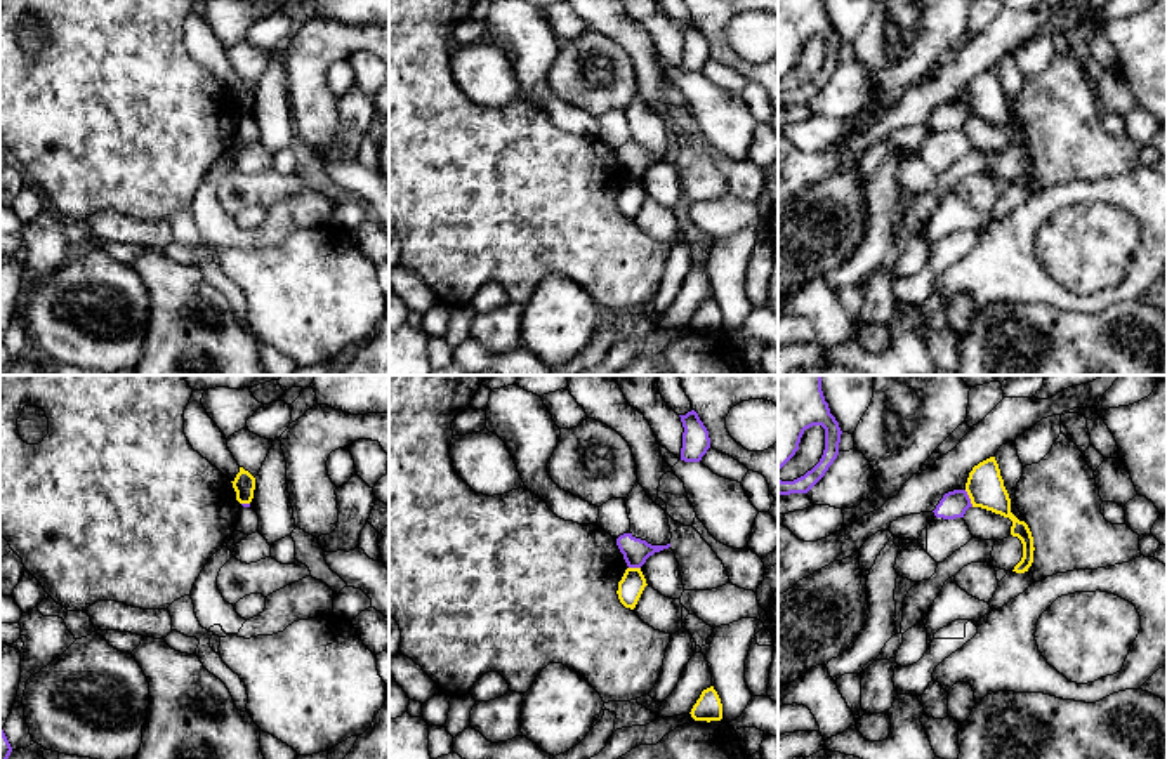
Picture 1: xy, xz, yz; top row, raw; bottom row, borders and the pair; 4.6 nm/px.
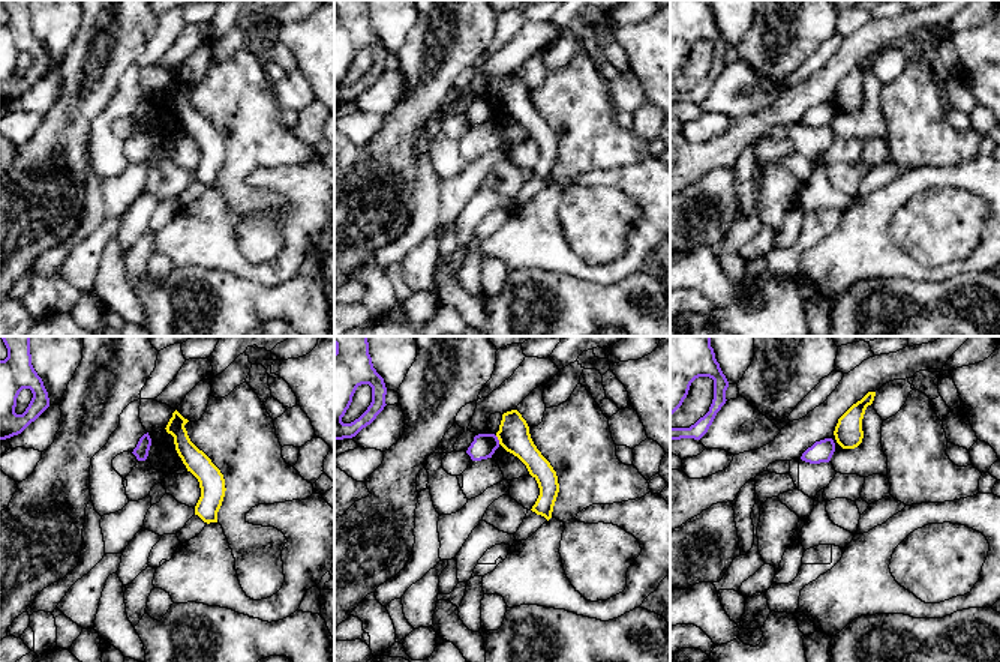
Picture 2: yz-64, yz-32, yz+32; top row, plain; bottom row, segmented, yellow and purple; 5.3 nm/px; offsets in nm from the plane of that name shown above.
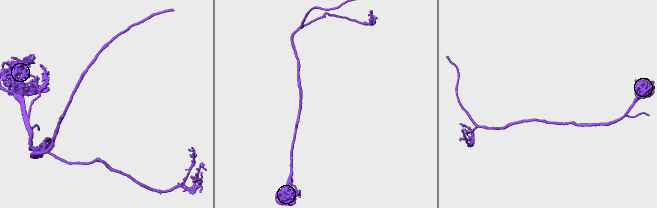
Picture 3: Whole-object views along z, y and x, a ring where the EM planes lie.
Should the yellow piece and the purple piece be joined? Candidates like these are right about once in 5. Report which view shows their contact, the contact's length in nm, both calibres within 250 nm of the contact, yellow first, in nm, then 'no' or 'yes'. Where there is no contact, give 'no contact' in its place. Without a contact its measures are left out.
yz | 90 nm | 180/130 nm | no

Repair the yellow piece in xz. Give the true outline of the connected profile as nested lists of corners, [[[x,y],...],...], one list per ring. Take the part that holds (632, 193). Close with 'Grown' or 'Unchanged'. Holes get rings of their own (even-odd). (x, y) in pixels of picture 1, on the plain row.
[[[627,179],[622,191],[618,193],[618,210],[625,219],[634,221],[644,198],[646,189],[641,182],[641,179]]]. Unchanged

